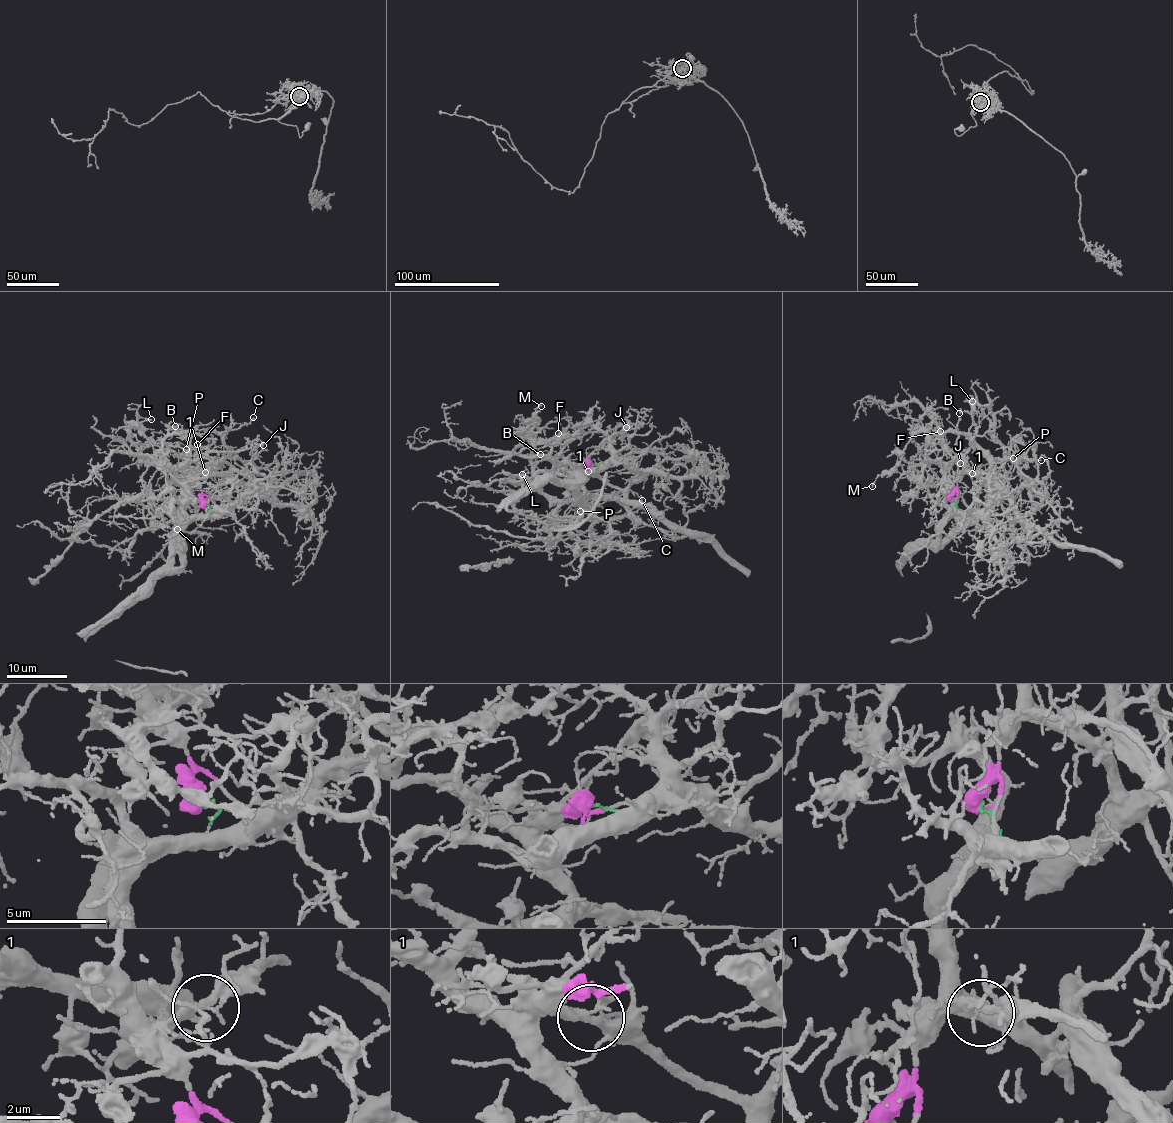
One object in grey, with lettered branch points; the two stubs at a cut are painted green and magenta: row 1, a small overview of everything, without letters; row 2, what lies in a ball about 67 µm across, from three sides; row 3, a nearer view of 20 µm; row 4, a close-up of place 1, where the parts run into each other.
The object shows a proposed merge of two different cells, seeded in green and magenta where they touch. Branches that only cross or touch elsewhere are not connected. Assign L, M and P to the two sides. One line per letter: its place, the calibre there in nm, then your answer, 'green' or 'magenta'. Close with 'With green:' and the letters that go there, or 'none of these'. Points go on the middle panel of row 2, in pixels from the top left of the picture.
L: at (522, 474); 180 nm thick; magenta
M: at (541, 406); 160 nm thick; magenta
P: at (580, 511); 100 nm thick; green
With green: P

